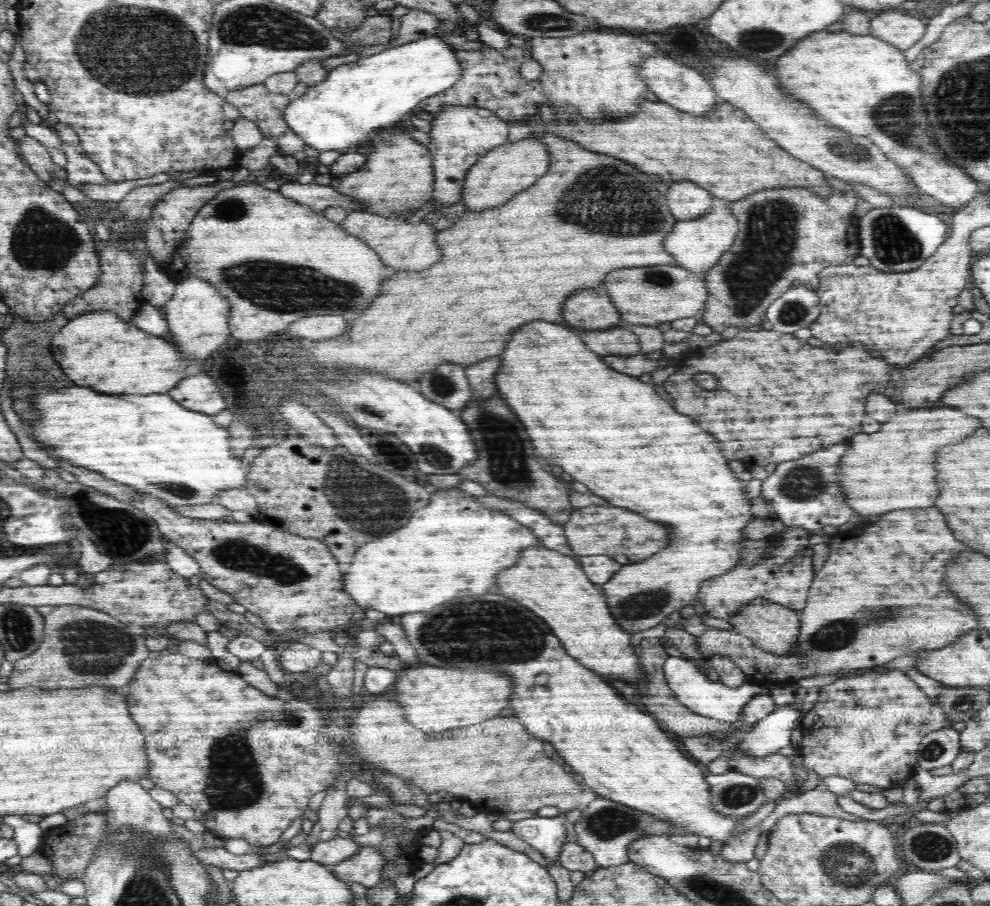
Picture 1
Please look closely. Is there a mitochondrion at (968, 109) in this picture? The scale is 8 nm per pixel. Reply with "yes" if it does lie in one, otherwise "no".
yes

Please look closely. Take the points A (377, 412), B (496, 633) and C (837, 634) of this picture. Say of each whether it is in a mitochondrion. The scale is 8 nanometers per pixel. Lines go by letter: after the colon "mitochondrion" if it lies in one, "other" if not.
A: mitochondrion
B: mitochondrion
C: mitochondrion

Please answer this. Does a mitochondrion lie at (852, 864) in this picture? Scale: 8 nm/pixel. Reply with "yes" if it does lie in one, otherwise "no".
yes

